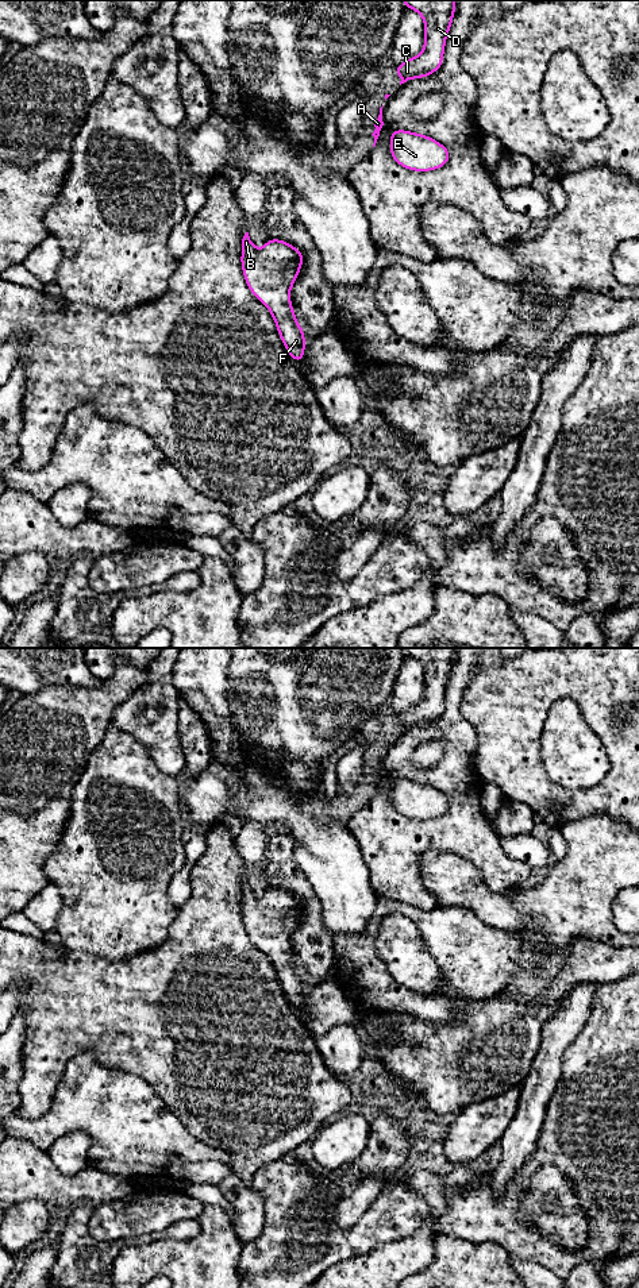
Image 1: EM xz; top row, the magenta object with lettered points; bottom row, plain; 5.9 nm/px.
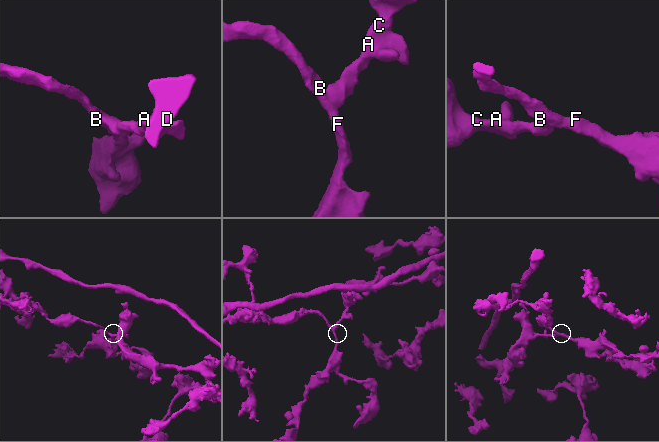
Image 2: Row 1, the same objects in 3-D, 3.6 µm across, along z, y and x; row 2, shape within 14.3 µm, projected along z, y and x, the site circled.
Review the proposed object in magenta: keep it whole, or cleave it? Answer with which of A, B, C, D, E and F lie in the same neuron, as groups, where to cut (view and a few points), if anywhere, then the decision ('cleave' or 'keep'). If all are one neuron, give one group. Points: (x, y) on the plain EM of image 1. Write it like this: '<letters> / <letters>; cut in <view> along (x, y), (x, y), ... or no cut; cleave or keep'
A B C D E F; no cut; keep

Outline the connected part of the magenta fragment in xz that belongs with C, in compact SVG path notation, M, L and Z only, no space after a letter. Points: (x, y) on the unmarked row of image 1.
M403 648L403 651L405 656L421 663L426 687L424 697L417 705L396 713L400 733L411 726L427 725L442 714L446 686L455 662L455 648Z

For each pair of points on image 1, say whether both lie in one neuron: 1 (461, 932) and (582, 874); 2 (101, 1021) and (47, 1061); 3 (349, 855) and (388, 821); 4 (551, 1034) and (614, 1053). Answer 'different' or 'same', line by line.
1: different
2: same
3: different
4: different

